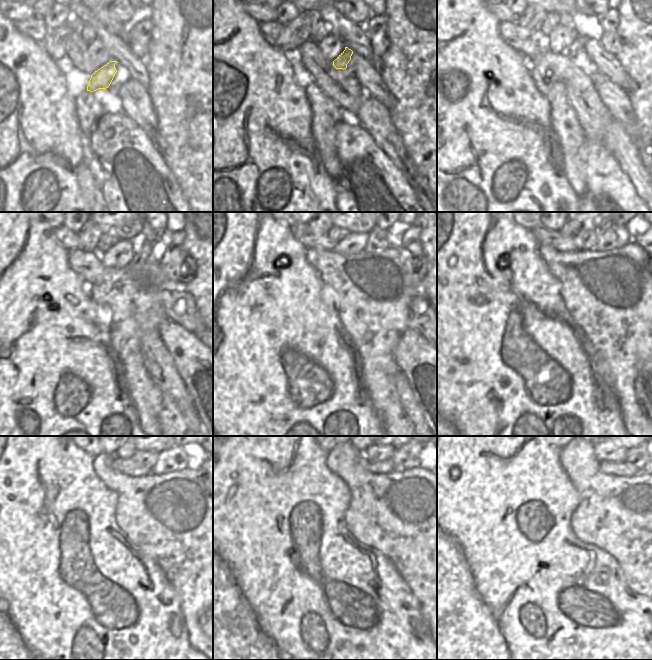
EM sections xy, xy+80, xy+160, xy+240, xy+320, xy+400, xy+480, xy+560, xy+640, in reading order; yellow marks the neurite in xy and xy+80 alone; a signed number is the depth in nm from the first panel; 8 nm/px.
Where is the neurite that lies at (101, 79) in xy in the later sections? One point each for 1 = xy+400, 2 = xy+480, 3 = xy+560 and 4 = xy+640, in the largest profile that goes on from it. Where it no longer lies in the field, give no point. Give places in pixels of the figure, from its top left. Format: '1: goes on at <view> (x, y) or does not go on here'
1: goes on at xy+400 (609, 237)
2: goes on at xy+480 (174, 459)
3: goes on at xy+560 (406, 456)
4: goes on at xy+640 (637, 456)

